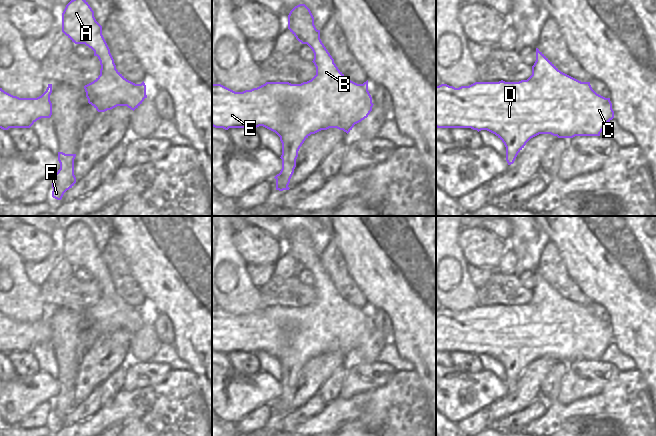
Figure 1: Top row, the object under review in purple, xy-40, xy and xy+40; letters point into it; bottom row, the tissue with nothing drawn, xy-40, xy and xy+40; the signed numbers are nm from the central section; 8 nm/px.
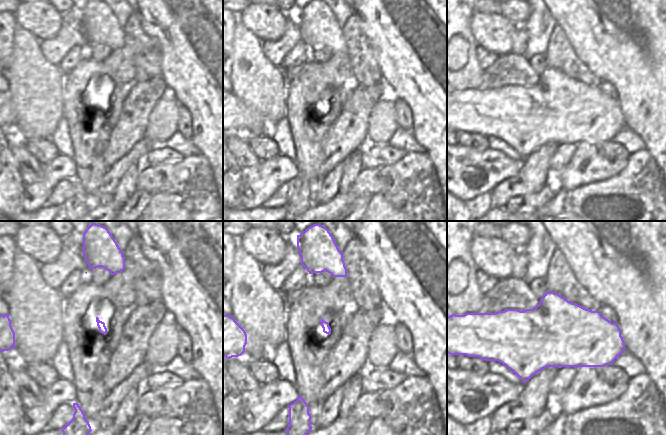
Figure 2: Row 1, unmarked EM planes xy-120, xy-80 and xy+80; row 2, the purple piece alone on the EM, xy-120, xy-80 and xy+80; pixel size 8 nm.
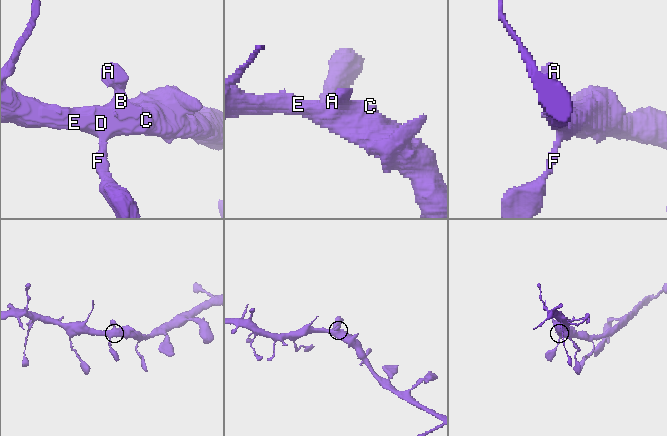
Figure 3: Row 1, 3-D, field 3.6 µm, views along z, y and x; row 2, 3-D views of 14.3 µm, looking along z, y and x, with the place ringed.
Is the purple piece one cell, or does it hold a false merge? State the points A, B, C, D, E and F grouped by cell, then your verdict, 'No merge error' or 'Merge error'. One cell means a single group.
Groups: A B C D E F. No merge error

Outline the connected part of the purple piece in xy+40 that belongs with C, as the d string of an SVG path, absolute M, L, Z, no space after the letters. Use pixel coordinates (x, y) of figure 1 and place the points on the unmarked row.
M536 272L536 285L532 299L519 306L475 306L469 310L455 312L447 308L436 310L436 351L471 352L487 354L495 358L506 371L508 389L514 387L526 367L539 358L551 358L558 362L575 360L600 360L606 349L614 342L610 322L597 318L590 306L581 306L561 296L542 276Z

